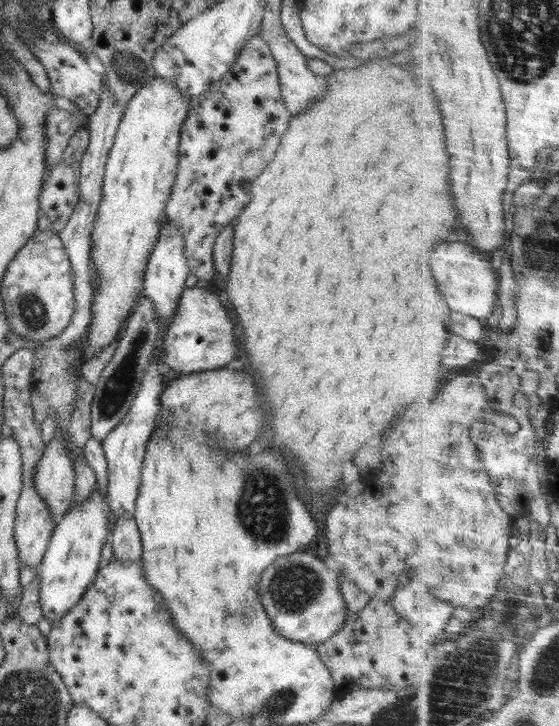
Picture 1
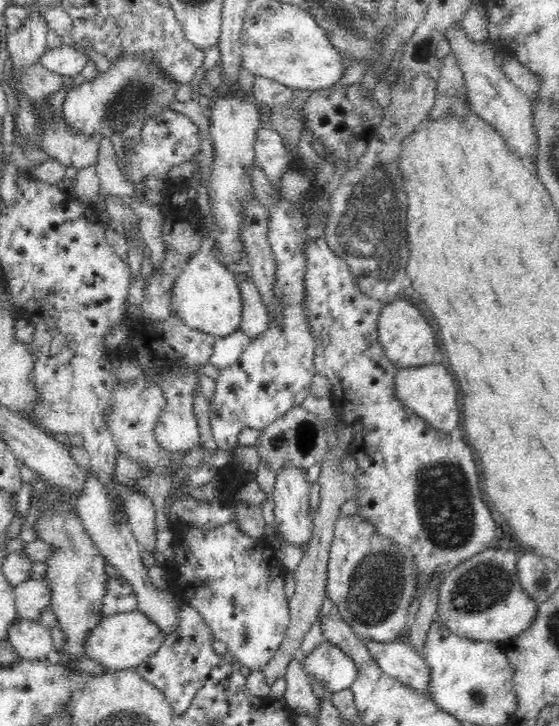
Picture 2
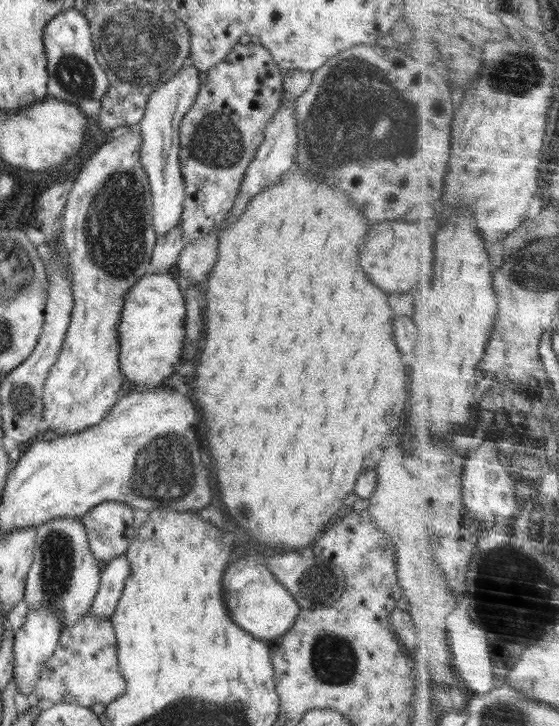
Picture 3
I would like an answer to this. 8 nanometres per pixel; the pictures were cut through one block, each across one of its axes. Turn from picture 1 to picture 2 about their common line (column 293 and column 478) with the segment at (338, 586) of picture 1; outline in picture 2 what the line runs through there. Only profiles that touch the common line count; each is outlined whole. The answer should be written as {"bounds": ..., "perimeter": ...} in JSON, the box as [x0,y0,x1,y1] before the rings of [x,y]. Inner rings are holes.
{"bounds":[434,548,539,642],"perimeter":[[[490,548],[455,566],[454,570],[446,574],[446,579],[440,586],[438,611],[434,616],[434,622],[444,623],[452,633],[460,637],[480,642],[504,642],[522,634],[522,630],[528,630],[538,615],[539,605],[521,586],[516,569],[517,560],[516,552]]]}

